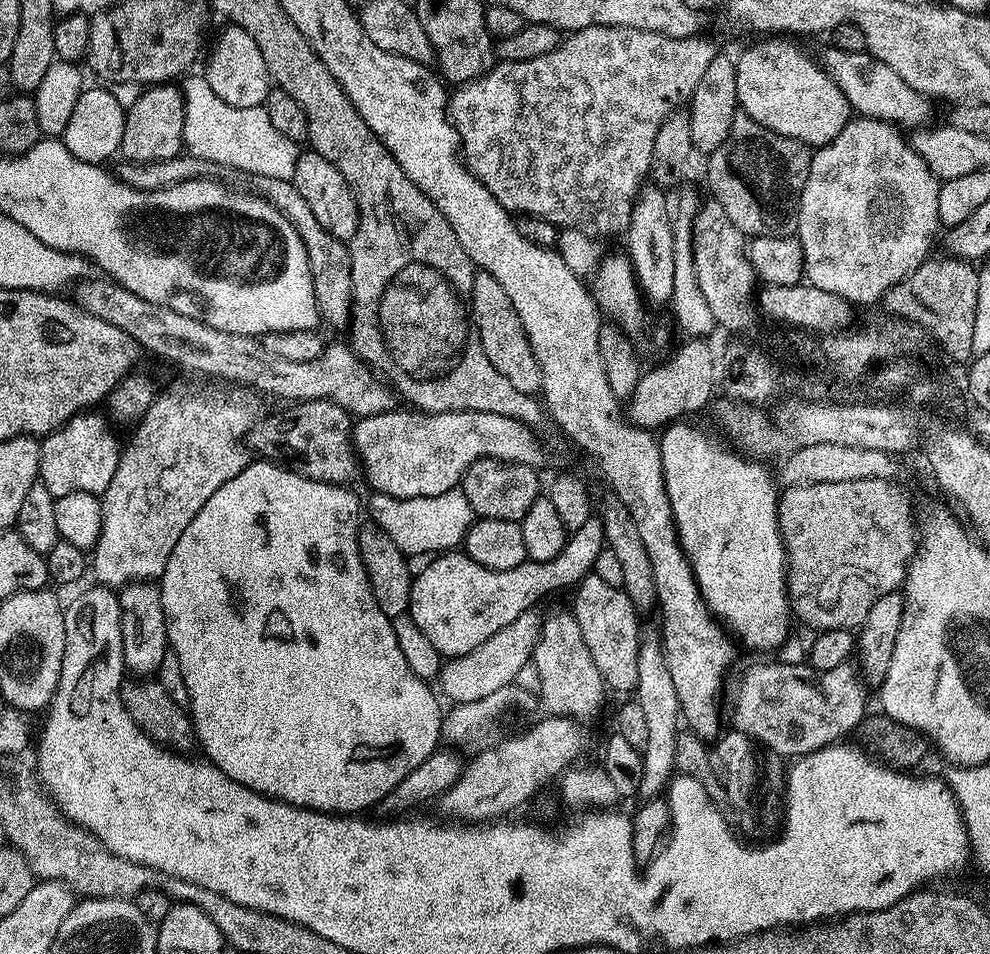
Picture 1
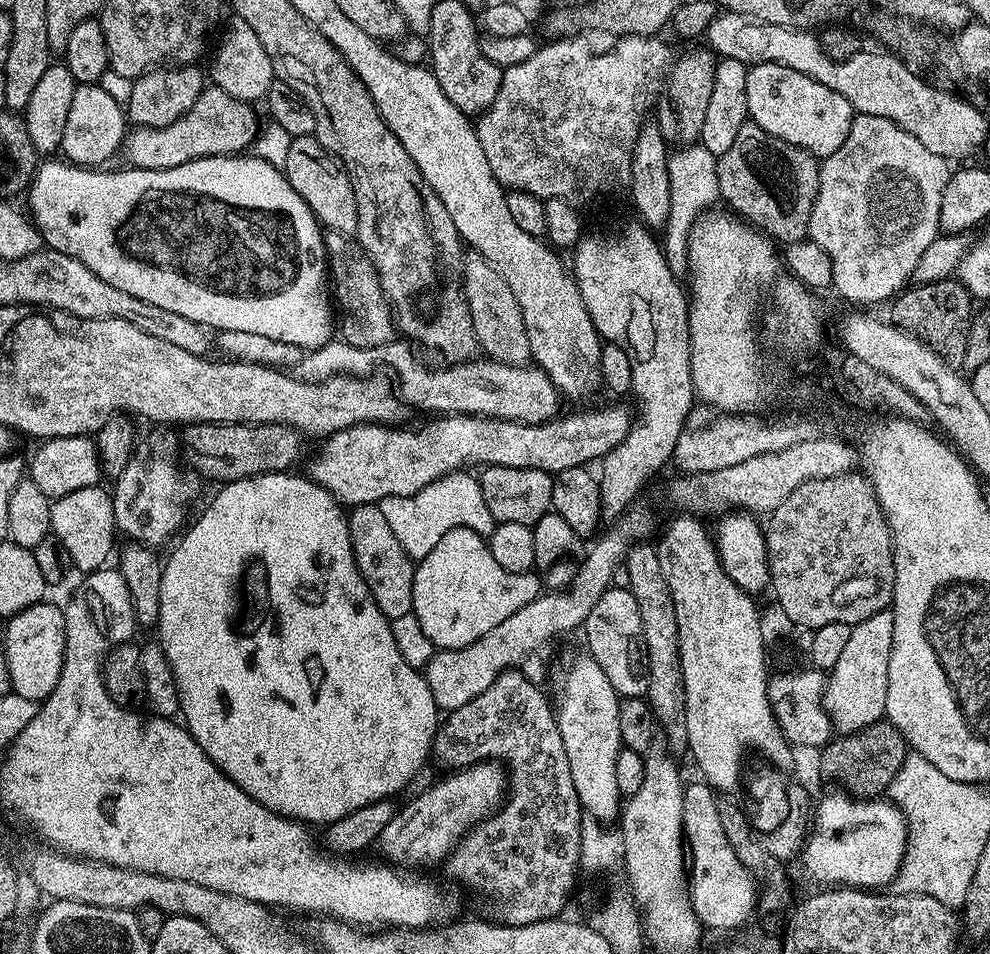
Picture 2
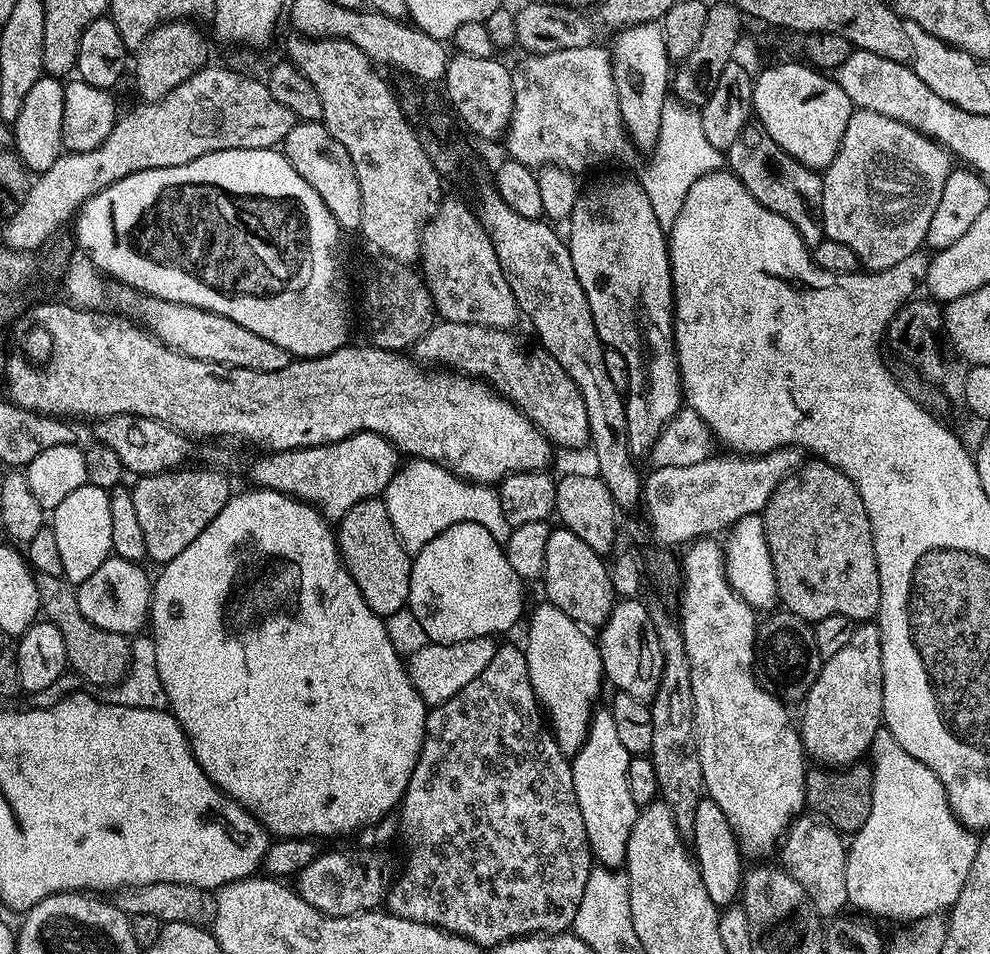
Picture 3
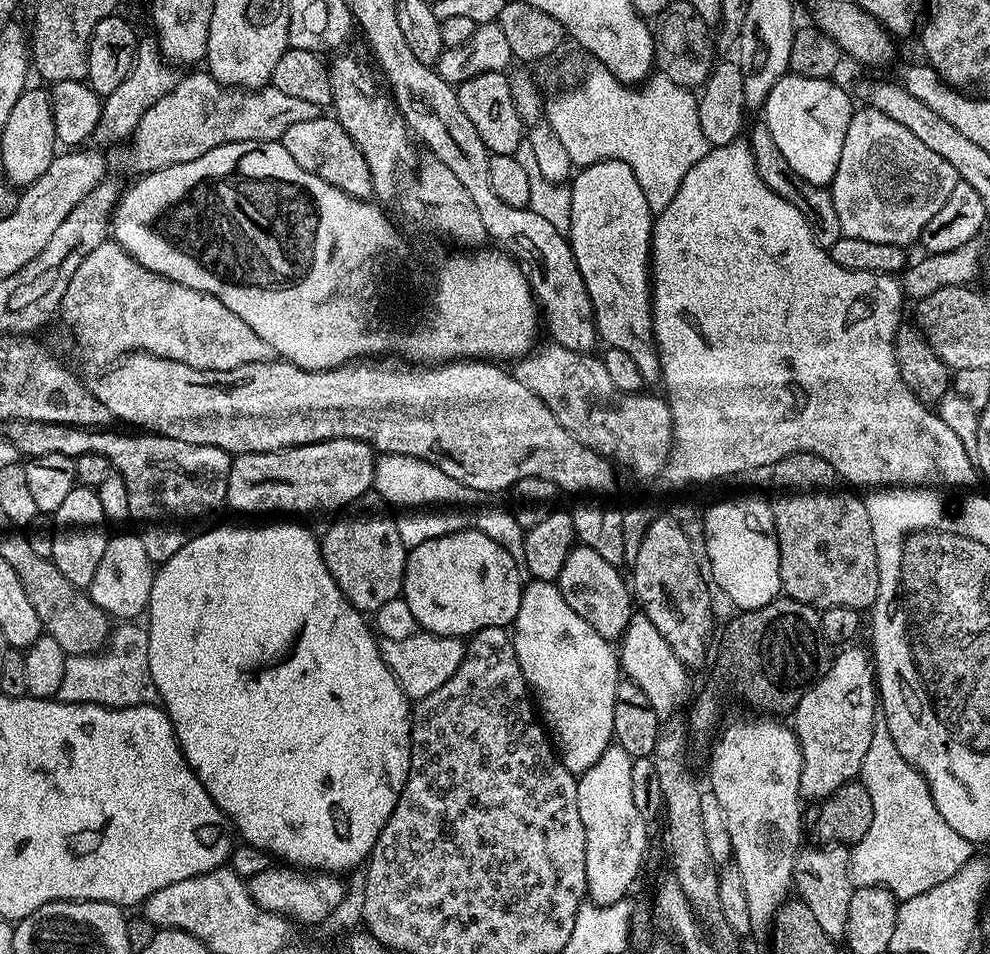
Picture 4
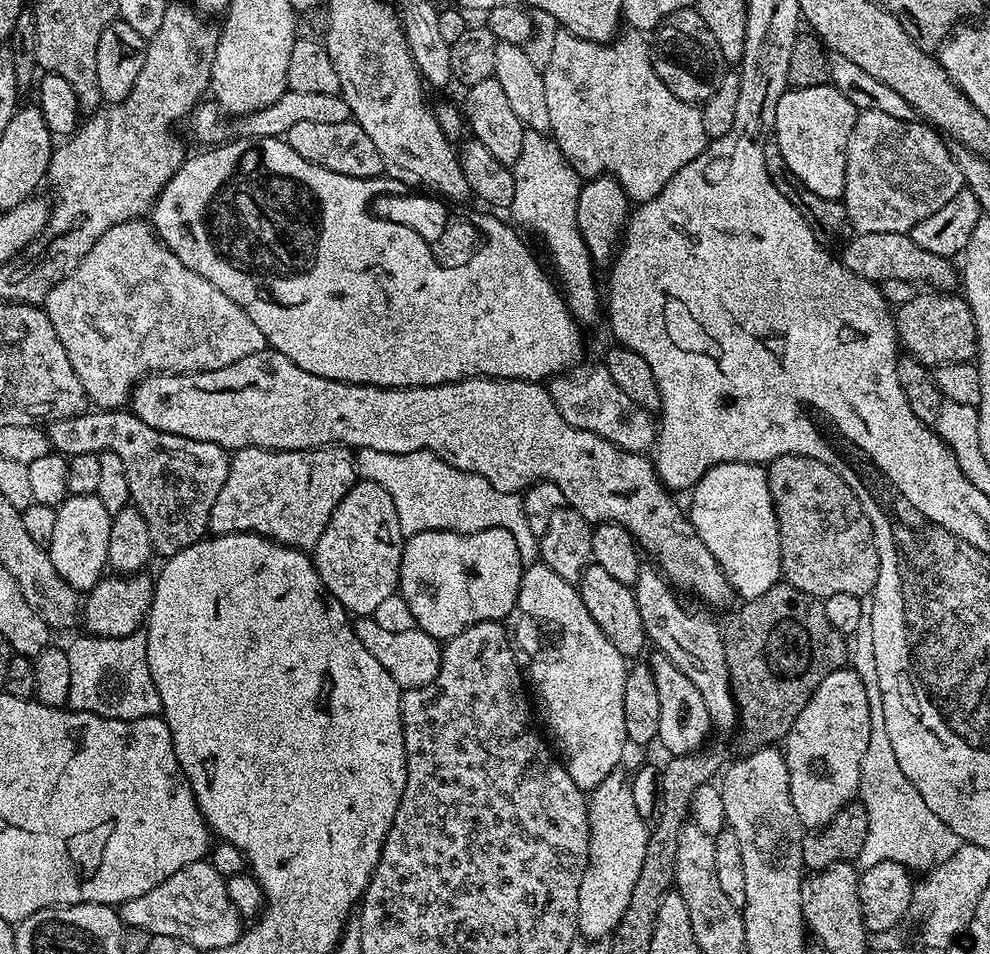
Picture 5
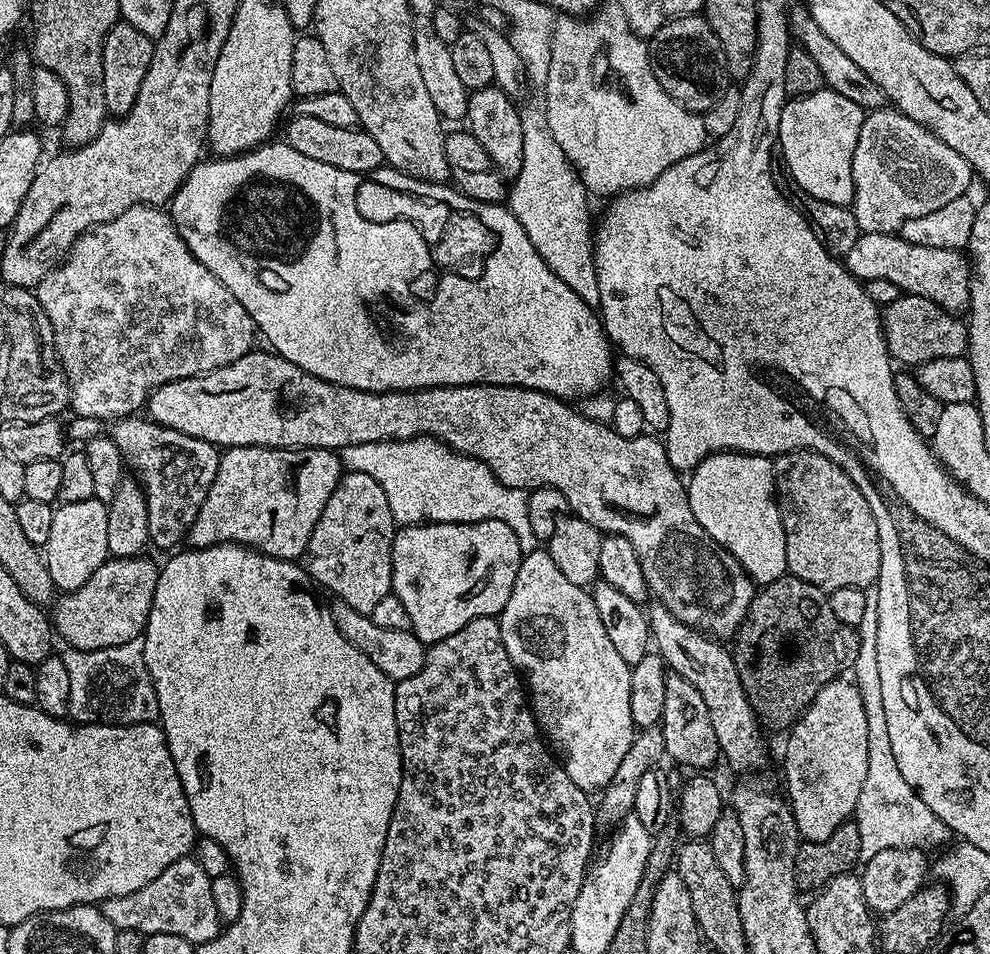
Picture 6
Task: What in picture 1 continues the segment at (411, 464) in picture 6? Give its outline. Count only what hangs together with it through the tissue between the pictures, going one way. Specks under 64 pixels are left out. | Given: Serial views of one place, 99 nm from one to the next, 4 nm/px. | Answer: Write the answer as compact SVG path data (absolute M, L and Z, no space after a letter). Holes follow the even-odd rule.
M459 487L451 488L446 494L427 496L426 498L406 498L399 500L390 494L372 492L366 500L366 512L371 523L377 524L402 550L405 556L414 554L443 554L456 550L463 545L464 535L470 530L474 513L466 494Z

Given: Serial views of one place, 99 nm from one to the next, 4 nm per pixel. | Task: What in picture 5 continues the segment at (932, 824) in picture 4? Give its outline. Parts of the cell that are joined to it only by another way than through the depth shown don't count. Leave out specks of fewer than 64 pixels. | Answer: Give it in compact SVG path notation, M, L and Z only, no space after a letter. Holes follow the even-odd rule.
M871 595L860 597L860 601L862 619L854 633L853 640L856 641L853 644L851 641L850 644L850 664L862 678L862 686L866 686L866 698L870 702L870 743L866 745L860 771L858 800L866 806L868 833L858 857L858 864L861 869L870 869L875 866L872 856L876 856L876 852L884 856L884 852L892 852L892 848L900 848L900 844L916 844L916 840L920 840L920 844L924 844L924 840L928 840L928 844L936 844L928 860L944 863L955 855L962 841L954 830L944 832L944 828L940 828L940 823L933 819L932 808L922 802L922 794L914 790L910 778L902 774L900 760L894 758L894 746L890 746L890 734L886 734L886 710L882 710L882 686L878 686L878 666L874 662L874 602Z

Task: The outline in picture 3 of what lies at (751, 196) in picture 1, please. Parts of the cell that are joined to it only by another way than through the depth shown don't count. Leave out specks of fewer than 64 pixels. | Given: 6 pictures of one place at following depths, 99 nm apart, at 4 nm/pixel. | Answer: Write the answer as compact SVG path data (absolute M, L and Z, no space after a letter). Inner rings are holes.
M748 123L742 130L742 134L738 134L738 138L734 138L734 146L730 146L726 153L726 164L742 182L742 186L746 186L746 190L750 190L750 194L754 194L754 198L758 198L758 202L762 206L766 206L766 210L774 210L774 214L782 214L782 218L786 218L796 227L798 234L802 234L809 249L817 248L826 239L822 222L824 181L821 173L817 169L808 168L802 162L798 162L798 158L786 154L786 150L782 150L782 146L778 146L774 142L774 138L770 138L770 134L766 134L766 130L761 124Z

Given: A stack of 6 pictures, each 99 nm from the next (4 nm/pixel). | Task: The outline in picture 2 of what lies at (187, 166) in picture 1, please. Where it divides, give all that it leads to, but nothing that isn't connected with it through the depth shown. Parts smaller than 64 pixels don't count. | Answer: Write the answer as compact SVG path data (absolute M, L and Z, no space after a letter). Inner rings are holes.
M325 231L323 237L330 292L338 309L339 335L350 346L359 348L377 348L383 344L393 343L394 313L384 299L378 274L360 241L352 236L330 231Z

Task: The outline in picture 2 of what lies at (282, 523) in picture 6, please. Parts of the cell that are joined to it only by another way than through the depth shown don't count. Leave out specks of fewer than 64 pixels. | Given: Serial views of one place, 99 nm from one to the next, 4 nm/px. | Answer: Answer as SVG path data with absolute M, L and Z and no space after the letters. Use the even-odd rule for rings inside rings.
M616 402L620 404L612 404L609 406L609 408L600 408L597 410L597 412L576 412L573 414L573 416L564 416L565 414L559 415L556 419L548 421L546 424L519 424L517 420L495 420L493 416L462 416L459 414L444 414L441 415L439 418L432 418L429 420L432 420L429 422L429 424L424 424L421 426L420 429L417 430L417 432L403 432L403 427L400 426L389 426L387 424L355 424L352 428L347 428L346 430L342 430L341 432L335 432L333 436L327 437L323 441L324 444L320 448L320 453L317 454L316 457L313 458L312 461L308 464L308 469L306 469L307 475L310 477L311 480L314 481L318 486L322 486L325 490L327 490L331 496L338 501L339 504L342 506L355 506L357 504L379 504L380 500L382 498L386 498L387 496L409 496L410 494L418 494L418 490L422 490L422 486L428 486L430 482L434 482L438 478L442 478L446 474L450 474L451 472L458 472L461 471L465 466L472 466L468 464L480 464L479 466L487 466L489 464L493 464L494 466L518 466L519 468L533 468L534 470L546 470L547 472L551 472L553 474L561 472L562 470L570 470L571 468L582 468L588 465L591 465L591 460L599 461L604 455L606 455L607 452L610 450L614 450L614 446L618 446L621 444L624 439L626 438L626 434L629 432L629 430L632 428L632 422L634 419L634 412L631 407L628 408L626 405L624 405L624 402Z

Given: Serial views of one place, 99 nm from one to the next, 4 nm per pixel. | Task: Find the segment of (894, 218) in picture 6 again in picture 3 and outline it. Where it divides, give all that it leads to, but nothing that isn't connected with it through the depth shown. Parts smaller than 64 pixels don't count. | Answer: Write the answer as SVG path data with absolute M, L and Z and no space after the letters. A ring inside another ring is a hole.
M861 108L853 111L850 122L846 122L846 134L842 134L842 146L838 146L838 154L834 154L834 162L830 162L823 169L822 179L822 222L824 223L825 237L834 242L842 242L856 255L857 261L869 272L881 272L890 266L898 266L902 258L910 258L910 254L921 251L925 247L928 231L930 230L930 218L934 218L934 210L938 210L938 201L942 198L942 186L946 186L946 178L950 171L948 165L949 153L941 145L937 144L930 136L924 136L918 130L914 130L909 124L903 124L900 120L886 118L886 114L878 114L874 110Z

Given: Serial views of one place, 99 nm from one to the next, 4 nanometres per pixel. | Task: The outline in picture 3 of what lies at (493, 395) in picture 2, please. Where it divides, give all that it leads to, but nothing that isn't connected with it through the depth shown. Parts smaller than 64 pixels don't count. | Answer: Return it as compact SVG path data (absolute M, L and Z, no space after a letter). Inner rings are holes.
M453 320L436 322L425 336L416 340L415 359L424 366L447 366L469 378L487 382L517 410L526 414L526 418L534 421L553 445L587 449L590 444L588 419L578 386L539 343L528 344L526 337L516 334L512 330L483 328Z

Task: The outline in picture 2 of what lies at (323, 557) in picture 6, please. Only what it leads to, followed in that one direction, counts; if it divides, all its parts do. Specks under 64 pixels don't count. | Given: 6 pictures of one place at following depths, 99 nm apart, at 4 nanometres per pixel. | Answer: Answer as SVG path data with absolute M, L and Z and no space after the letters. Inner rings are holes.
M357 504L347 513L348 533L358 570L382 614L388 621L411 612L414 602L414 561L402 550L402 542L386 523L379 504Z

